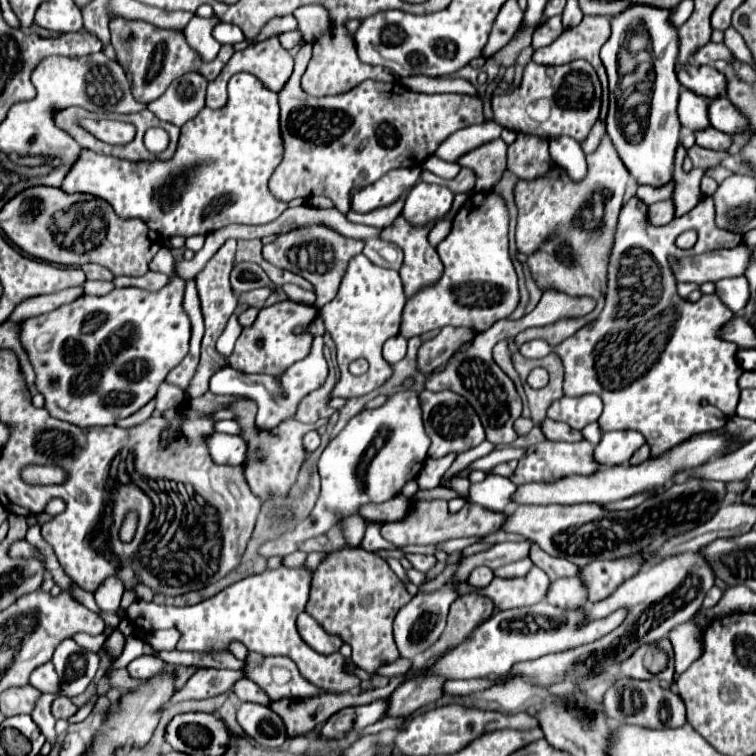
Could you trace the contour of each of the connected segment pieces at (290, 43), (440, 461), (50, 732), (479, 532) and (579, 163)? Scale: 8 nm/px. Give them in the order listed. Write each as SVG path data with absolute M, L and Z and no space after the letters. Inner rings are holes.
M297 30L285 32L285 34L279 36L279 42L281 42L281 46L283 46L285 50L291 50L291 48L297 46L301 40L303 40L303 36L301 36L301 32L297 32Z
M453 454L443 456L443 458L437 458L437 460L427 458L425 466L421 468L421 472L419 472L419 476L417 476L419 488L425 490L425 488L435 488L435 486L439 486L443 474L449 470L449 466L453 464L455 458L457 458L457 456L453 456Z
M37 700L31 718L37 722L41 732L47 736L47 740L53 744L55 742L55 718L51 714L51 702L53 700Z
M431 500L431 502L411 502L409 512L405 518L397 522L385 522L381 526L381 536L391 542L395 548L403 548L409 544L439 544L451 538L465 538L465 536L487 536L501 528L505 514L487 510L477 504L465 504L457 514L449 514L445 500Z
M559 136L549 140L549 154L553 162L563 166L573 180L581 180L587 174L587 164L585 164L585 154L579 146L569 136Z

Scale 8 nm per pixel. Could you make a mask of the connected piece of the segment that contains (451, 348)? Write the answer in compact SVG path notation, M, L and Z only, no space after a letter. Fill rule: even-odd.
M445 326L435 338L427 340L425 346L417 352L417 370L421 374L433 374L439 366L443 366L463 344L471 342L475 332L469 328L451 328Z

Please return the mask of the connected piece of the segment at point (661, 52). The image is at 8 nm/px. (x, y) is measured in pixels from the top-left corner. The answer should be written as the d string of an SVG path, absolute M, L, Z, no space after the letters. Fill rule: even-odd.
M631 6L623 14L611 18L611 28L613 34L607 40L607 44L601 48L601 60L607 68L609 82L609 111L606 118L606 131L617 148L617 154L621 156L627 172L637 180L637 184L649 184L653 188L661 188L673 180L673 160L675 160L675 150L679 146L679 132L681 132L681 122L677 118L677 100L679 100L679 80L675 74L675 62L679 54L679 38L677 38L677 28L669 24L669 14L671 10L659 10L651 6ZM637 28L645 28L651 40L651 58L653 58L653 82L651 82L651 100L649 100L649 114L645 120L643 132L637 132L633 140L627 140L623 134L623 128L615 128L621 118L621 110L617 102L623 102L623 92L621 92L621 72L619 72L619 46L629 38Z

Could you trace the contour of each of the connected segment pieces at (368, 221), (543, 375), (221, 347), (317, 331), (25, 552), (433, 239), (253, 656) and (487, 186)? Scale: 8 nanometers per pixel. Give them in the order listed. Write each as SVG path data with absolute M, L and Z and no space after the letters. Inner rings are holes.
M401 196L399 200L395 200L393 204L389 206L383 206L383 208L377 208L377 210L371 210L367 214L359 214L359 212L349 212L347 218L351 222L357 222L357 224L365 224L365 226L373 226L373 228L387 228L399 214L401 214L401 208L405 204L405 196Z
M535 368L535 370L531 370L531 374L529 374L529 378L527 378L527 384L529 384L531 388L535 388L535 390L545 388L547 382L549 382L549 374L547 374L545 368Z
M235 312L235 314L229 318L223 334L221 334L219 340L217 340L217 352L227 358L227 356L233 352L233 346L235 346L237 338L239 338L241 330L243 330L243 328L241 328L241 324L237 322L237 312Z
M321 312L313 318L313 322L307 328L295 328L295 334L303 334L303 332L309 332L313 338L325 334L325 326L321 324Z
M26 539L17 541L11 545L11 552L9 552L11 556L23 556L23 558L27 558L27 556L39 556L39 558L43 558L35 548L31 548L29 546L29 542Z
M447 220L439 222L439 224L429 232L429 244L431 244L431 246L437 246L437 244L449 234L449 230L451 230L451 222L447 222Z
M249 652L243 674L253 680L269 696L269 700L307 698L321 692L301 678L293 660L285 656L261 656L259 652ZM285 676L291 676L289 682L285 682Z
M501 138L491 140L471 154L457 160L461 167L468 167L475 172L476 191L490 191L499 182L505 168L507 168L507 150Z

